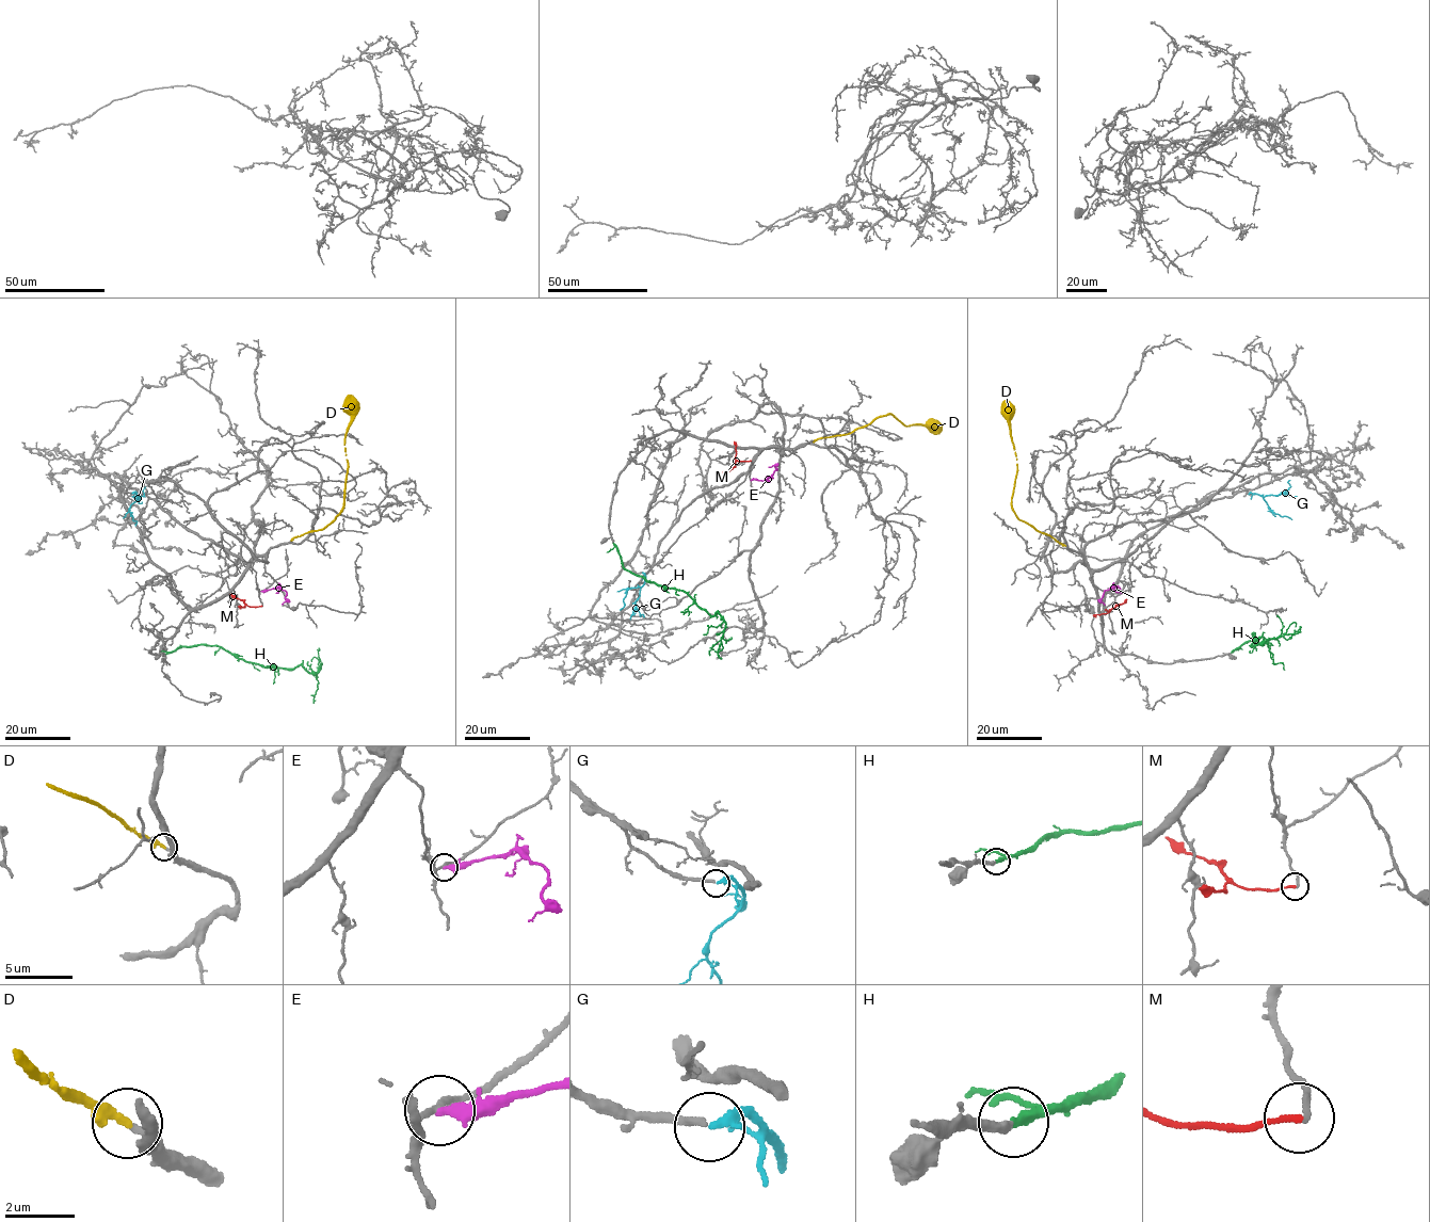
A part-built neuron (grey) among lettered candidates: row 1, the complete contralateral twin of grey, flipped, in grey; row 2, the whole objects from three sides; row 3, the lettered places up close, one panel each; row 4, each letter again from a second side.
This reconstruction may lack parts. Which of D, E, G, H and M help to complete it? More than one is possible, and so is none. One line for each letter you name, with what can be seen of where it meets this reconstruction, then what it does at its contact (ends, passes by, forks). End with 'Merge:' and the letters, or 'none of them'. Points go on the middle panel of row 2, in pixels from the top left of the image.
D: contact (814, 441); it ends
G: contact (642, 573); it ends
H: contact (613, 543); it ends
Merge: D, G, H

